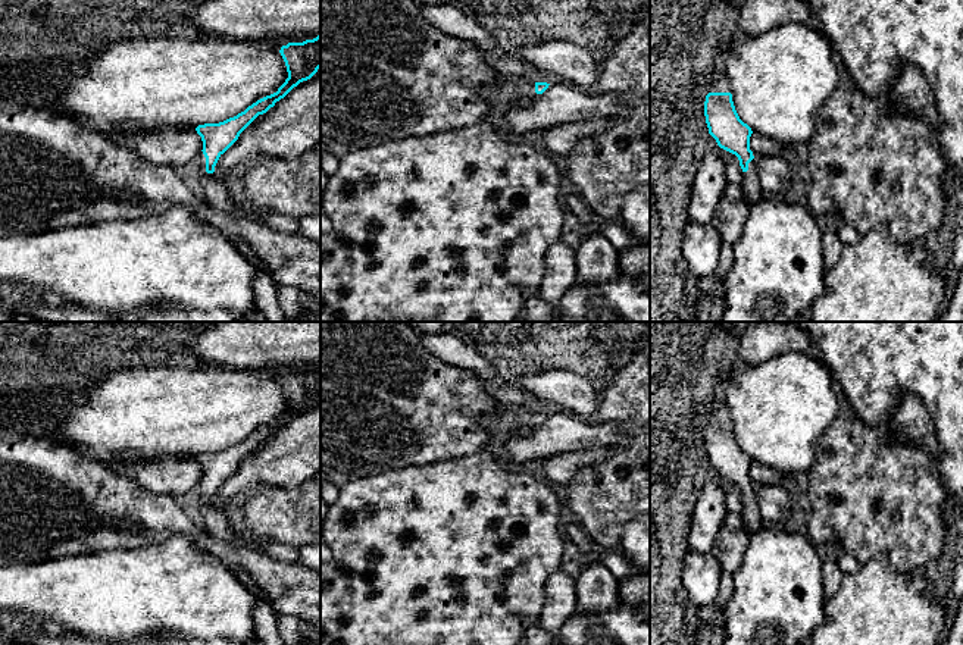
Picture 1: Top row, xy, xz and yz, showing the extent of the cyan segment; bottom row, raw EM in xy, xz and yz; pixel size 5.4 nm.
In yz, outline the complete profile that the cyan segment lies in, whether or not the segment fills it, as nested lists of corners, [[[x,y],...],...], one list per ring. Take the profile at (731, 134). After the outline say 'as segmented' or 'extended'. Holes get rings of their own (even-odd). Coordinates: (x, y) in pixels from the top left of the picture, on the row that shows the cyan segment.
[[[725,76],[715,81],[704,101],[704,116],[709,134],[717,145],[740,160],[744,172],[741,182],[742,198],[751,206],[765,194],[760,187],[753,151],[750,150],[751,128],[744,123],[734,106],[731,88]]] | extended

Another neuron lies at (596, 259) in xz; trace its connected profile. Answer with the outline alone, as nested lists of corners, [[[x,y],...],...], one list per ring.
[[[593,228],[575,241],[575,266],[582,282],[607,282],[619,273],[619,251]]]

